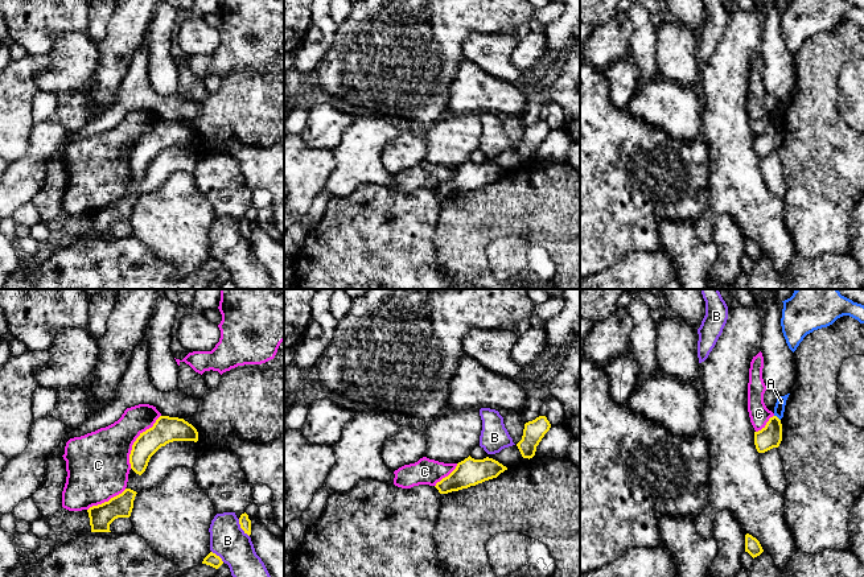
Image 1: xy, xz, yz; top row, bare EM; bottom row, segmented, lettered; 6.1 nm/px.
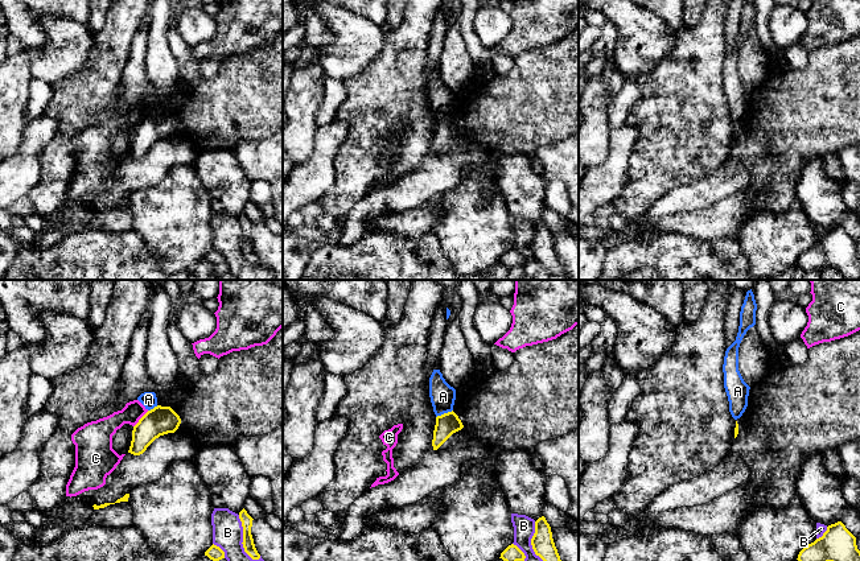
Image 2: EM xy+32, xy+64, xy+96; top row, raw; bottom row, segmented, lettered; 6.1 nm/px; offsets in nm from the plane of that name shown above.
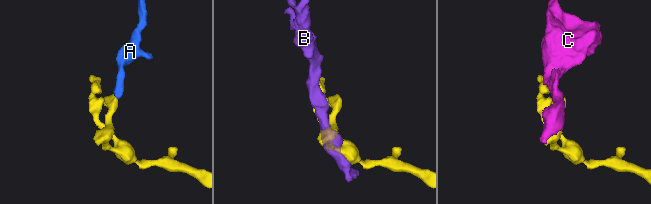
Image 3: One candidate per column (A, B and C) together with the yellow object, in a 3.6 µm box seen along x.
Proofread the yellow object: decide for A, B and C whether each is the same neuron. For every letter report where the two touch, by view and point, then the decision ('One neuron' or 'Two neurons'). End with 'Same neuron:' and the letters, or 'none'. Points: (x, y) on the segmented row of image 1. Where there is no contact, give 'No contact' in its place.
A: Touches yellow at yz (777, 417). Two neurons
B: Touches yellow at xy (241, 527). Two neurons
C: Touches yellow at xy (136, 440). Two neurons
Same neuron: none

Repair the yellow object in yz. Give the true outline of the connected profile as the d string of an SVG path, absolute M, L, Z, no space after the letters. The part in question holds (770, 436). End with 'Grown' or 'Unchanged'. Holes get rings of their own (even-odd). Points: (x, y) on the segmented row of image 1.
M777 416L769 419L766 425L754 432L754 445L758 453L778 448L782 441L782 424Z. Unchanged

